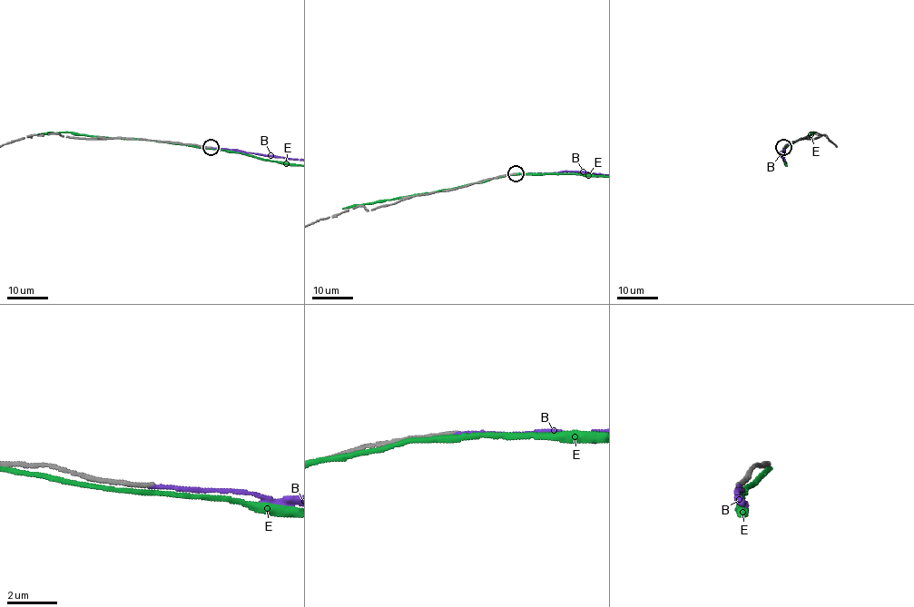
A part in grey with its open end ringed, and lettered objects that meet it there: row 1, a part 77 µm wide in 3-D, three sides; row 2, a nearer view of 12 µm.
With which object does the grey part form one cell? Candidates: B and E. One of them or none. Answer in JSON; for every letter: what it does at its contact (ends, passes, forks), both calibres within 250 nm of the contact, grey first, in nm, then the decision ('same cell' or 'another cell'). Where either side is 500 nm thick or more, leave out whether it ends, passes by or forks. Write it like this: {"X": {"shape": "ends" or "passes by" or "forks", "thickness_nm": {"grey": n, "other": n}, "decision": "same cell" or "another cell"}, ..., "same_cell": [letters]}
{"B": {"shape": "ends", "thickness_nm": {"grey": 150, "other": 130}, "decision": "same cell"}, "E": {"shape": "passes by", "thickness_nm": {"grey": 180, "other": 190}, "decision": "another cell"}, "same_cell": ["B"]}

